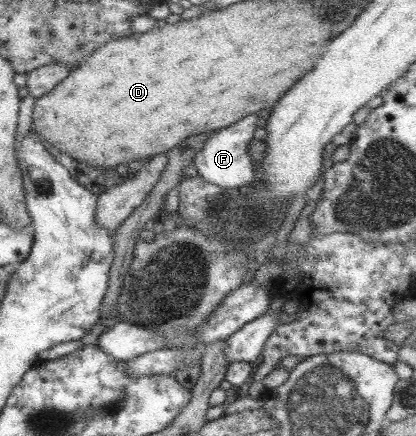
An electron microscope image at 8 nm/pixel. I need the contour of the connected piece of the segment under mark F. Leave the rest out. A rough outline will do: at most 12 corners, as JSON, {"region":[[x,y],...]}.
{"region":[[257,114],[209,134],[191,160],[221,189],[252,183]]}

